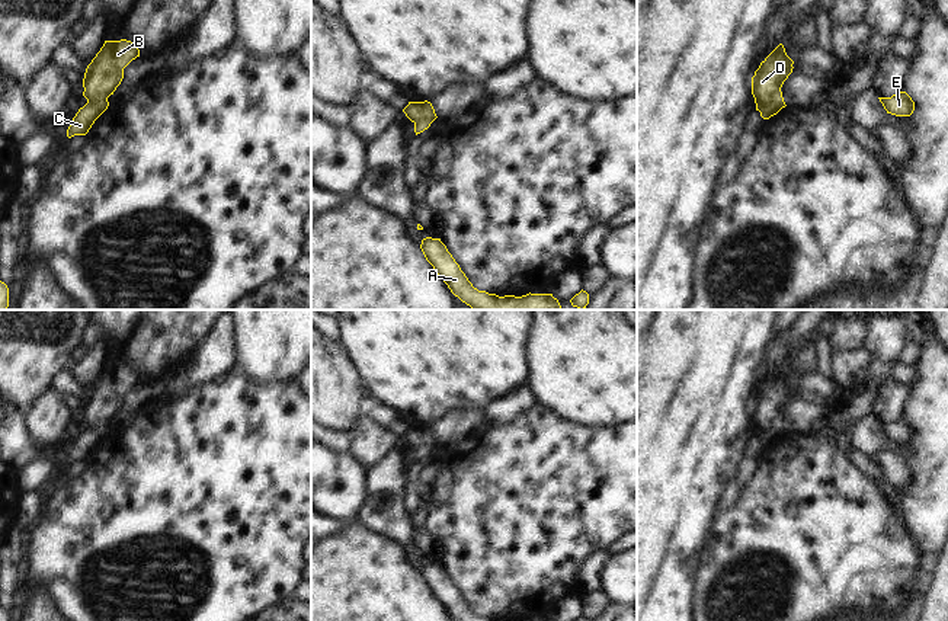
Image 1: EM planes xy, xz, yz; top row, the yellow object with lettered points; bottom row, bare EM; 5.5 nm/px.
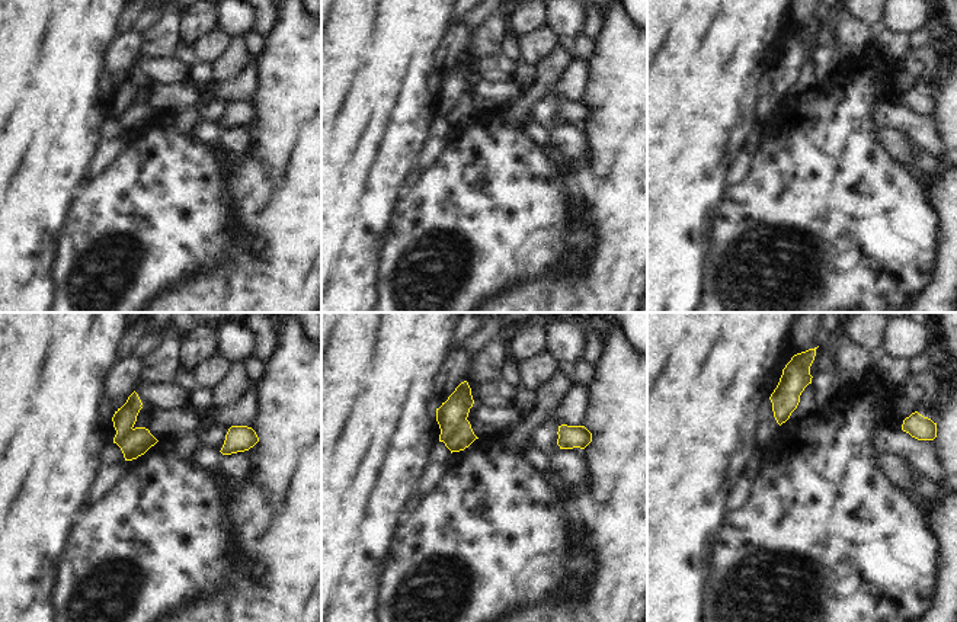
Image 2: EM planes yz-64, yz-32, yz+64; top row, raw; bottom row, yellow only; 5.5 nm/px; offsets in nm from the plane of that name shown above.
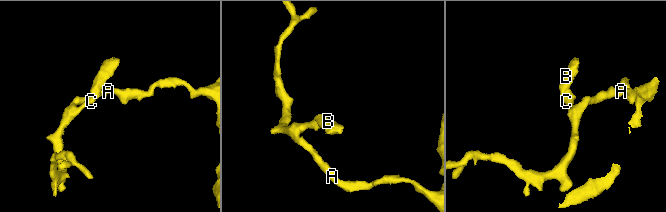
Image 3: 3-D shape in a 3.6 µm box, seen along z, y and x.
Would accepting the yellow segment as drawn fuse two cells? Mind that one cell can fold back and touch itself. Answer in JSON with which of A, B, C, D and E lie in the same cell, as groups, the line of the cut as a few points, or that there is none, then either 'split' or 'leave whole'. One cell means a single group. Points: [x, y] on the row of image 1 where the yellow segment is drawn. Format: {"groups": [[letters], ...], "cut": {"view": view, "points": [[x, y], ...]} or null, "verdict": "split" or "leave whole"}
{"groups": [["A", "C", "E"], ["B", "D"]], "cut": {"view": "yz", "points": [[780, 89], [759, 111]]}, "verdict": "split"}

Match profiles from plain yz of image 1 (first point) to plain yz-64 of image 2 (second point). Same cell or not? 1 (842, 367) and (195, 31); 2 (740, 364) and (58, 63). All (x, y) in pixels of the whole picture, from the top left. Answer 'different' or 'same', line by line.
1: different
2: same

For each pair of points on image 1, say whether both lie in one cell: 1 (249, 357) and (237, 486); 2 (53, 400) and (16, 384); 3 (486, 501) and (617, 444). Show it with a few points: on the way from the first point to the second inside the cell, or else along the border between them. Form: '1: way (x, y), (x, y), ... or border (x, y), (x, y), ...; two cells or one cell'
1: border (234, 364), (258, 384), (281, 384); two cells
2: border (50, 387), (23, 413); two cells
3: way (518, 501), (572, 489), (585, 476); one cell

